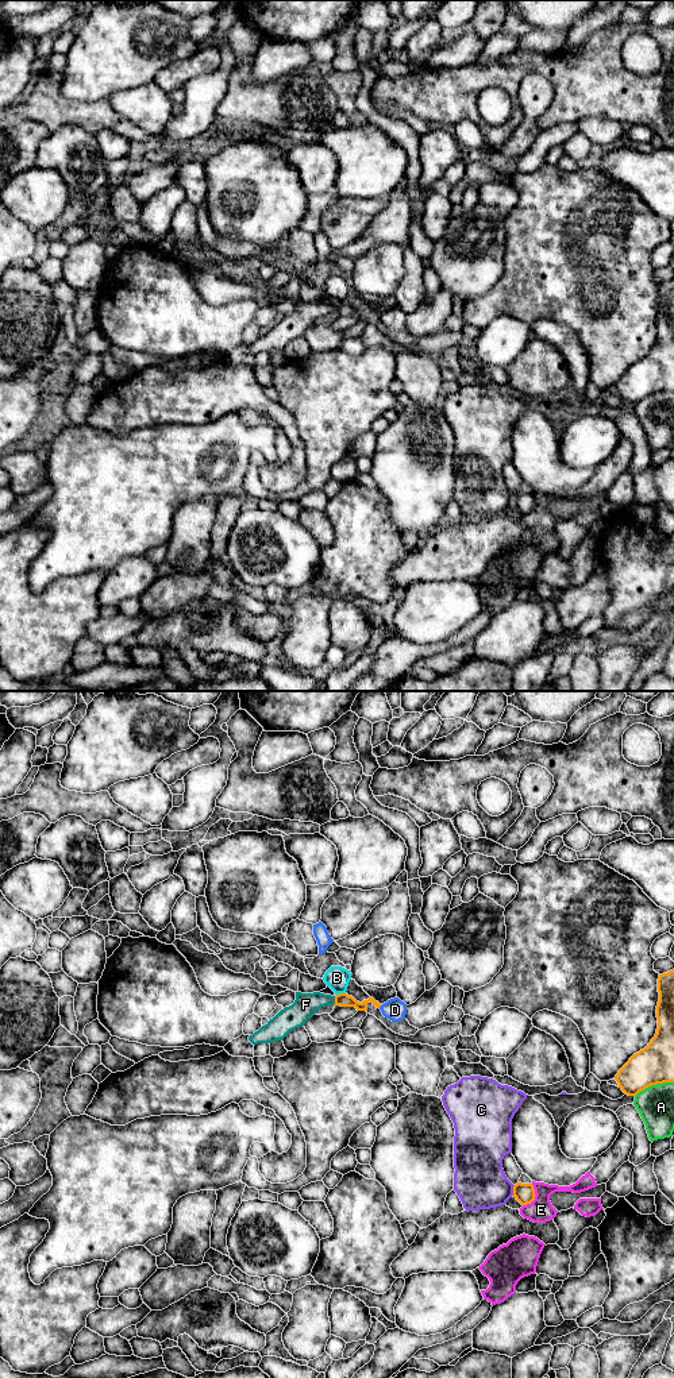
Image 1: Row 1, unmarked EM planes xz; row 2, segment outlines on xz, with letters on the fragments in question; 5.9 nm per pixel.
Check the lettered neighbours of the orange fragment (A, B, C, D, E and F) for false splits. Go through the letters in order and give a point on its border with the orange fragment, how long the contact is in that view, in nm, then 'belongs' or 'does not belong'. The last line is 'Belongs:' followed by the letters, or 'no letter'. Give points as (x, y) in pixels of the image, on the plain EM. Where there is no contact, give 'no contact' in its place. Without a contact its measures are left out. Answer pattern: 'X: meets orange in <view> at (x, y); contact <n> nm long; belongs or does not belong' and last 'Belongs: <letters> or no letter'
A: meets orange in xz at (654, 393); contact 240 nm long; does not belong
B: meets orange in xz at (341, 302); contact 60 nm long; does not belong
C: meets orange in xz at (513, 500); contact 70 nm long; does not belong
D: meets orange in xz at (380, 315); contact 40 nm long; does not belong
E: meets orange in xz at (534, 506); contact 150 nm long; does not belong
F: meets orange in xz at (335, 309); contact 60 nm long; does not belong
Belongs: no letter

